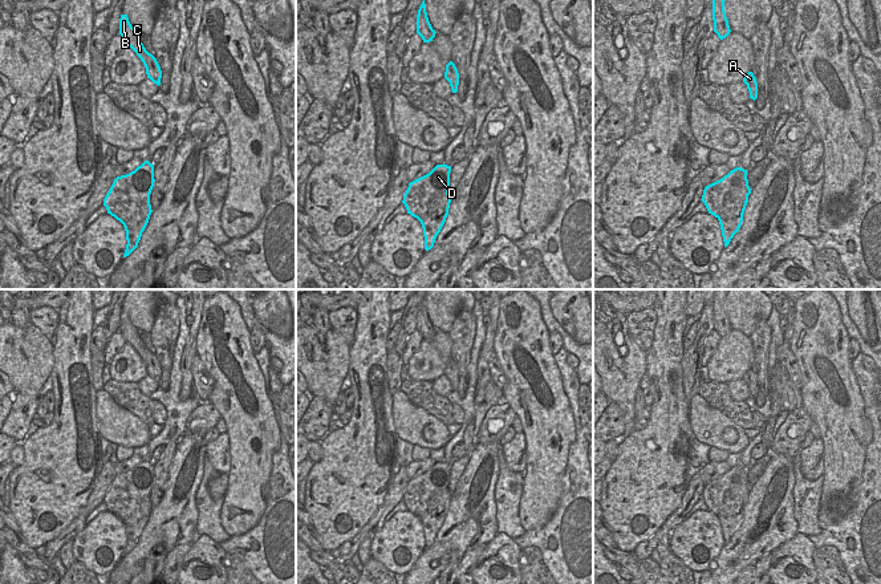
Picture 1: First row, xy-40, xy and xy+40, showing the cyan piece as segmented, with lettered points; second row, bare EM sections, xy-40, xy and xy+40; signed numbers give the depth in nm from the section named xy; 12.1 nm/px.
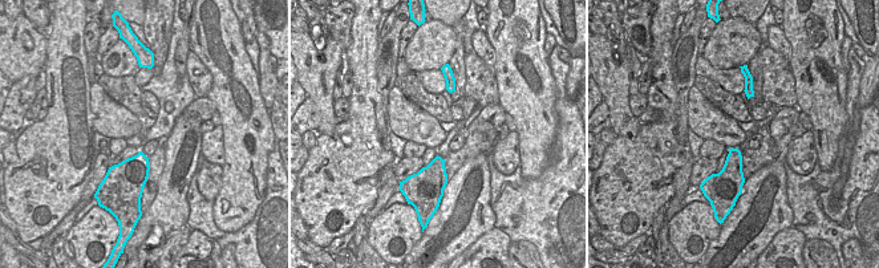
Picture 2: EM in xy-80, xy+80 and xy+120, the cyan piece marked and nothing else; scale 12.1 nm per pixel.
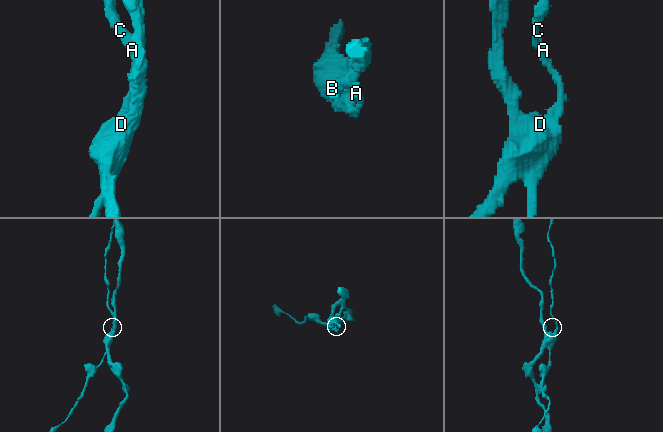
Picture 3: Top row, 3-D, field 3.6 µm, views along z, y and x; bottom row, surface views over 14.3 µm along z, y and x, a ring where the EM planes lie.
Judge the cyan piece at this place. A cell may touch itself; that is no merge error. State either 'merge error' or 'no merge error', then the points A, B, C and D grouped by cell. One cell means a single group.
merge error; groups A B C / D

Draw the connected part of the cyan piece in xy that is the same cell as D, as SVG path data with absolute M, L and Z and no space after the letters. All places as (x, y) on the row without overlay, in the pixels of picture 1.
M437 462L429 471L409 480L402 500L407 511L417 515L423 523L431 498L448 488L451 463Z

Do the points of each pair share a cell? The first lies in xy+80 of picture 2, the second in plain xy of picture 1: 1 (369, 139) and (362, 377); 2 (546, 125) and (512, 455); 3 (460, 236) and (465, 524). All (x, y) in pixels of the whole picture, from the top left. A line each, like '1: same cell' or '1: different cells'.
1: same cell
2: different cells
3: same cell

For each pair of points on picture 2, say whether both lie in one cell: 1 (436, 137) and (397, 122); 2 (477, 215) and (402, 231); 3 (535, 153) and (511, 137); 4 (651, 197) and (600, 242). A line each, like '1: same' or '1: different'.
1: same
2: different
3: different
4: different

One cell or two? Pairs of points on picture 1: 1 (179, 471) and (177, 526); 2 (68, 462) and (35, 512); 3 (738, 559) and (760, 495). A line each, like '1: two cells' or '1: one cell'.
1: one cell
2: one cell
3: one cell

